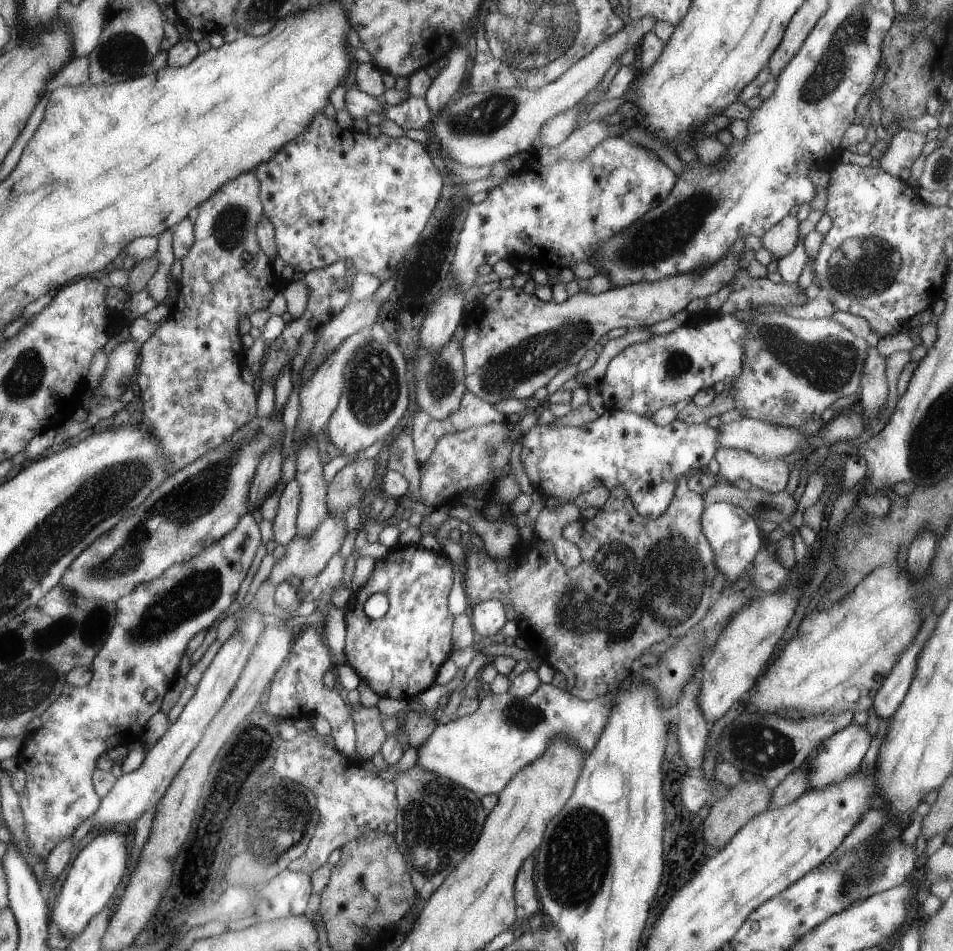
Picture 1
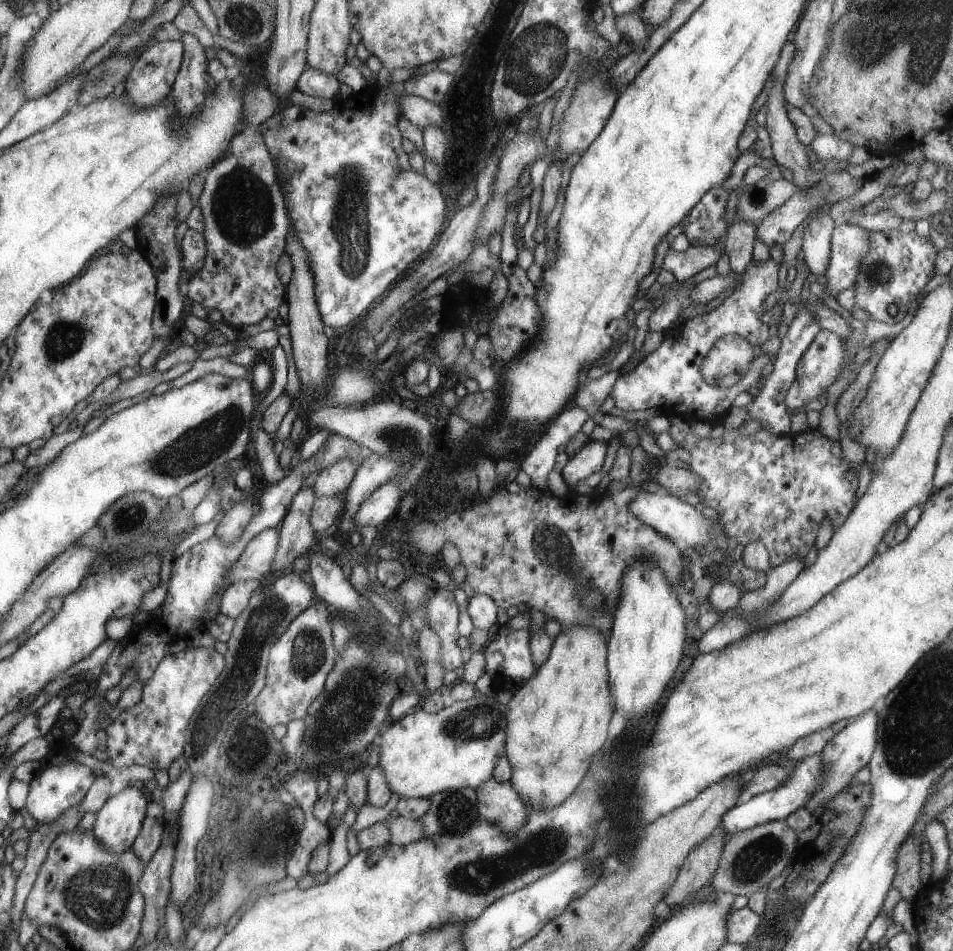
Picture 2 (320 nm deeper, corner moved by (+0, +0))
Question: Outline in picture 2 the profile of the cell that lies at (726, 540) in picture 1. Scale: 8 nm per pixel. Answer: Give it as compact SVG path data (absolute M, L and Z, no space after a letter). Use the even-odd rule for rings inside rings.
M639 491L638 496L630 502L629 510L643 524L659 531L659 534L663 534L664 537L671 538L677 544L683 545L684 548L709 546L710 526L713 523L715 524L715 520L710 521L707 518L703 518L701 512L695 512L691 505L675 498L673 495L667 495L663 492L649 493L648 491Z

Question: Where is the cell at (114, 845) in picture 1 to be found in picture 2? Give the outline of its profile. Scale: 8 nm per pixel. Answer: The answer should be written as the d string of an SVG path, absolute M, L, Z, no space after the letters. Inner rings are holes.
M131 783L106 802L97 813L93 829L95 836L108 851L121 854L132 848L146 821L150 801L149 794L139 784Z

